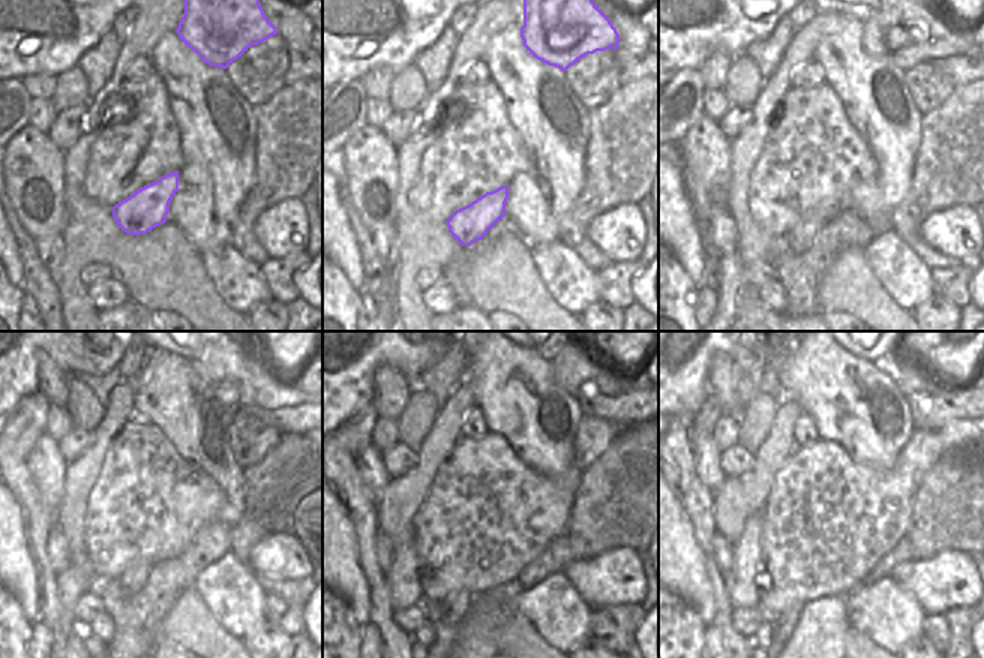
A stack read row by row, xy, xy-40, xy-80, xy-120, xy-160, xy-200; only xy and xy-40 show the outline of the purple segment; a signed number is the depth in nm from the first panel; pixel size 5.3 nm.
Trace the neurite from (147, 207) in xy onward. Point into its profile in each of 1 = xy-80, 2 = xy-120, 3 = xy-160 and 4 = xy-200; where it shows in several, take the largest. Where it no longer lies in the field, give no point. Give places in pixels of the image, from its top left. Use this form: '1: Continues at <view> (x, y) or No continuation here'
1: Continues at xy-80 (800, 239)
2: Continues at xy-120 (132, 580)
3: Continues at xy-160 (456, 604)
4: Continues at xy-200 (785, 624).

